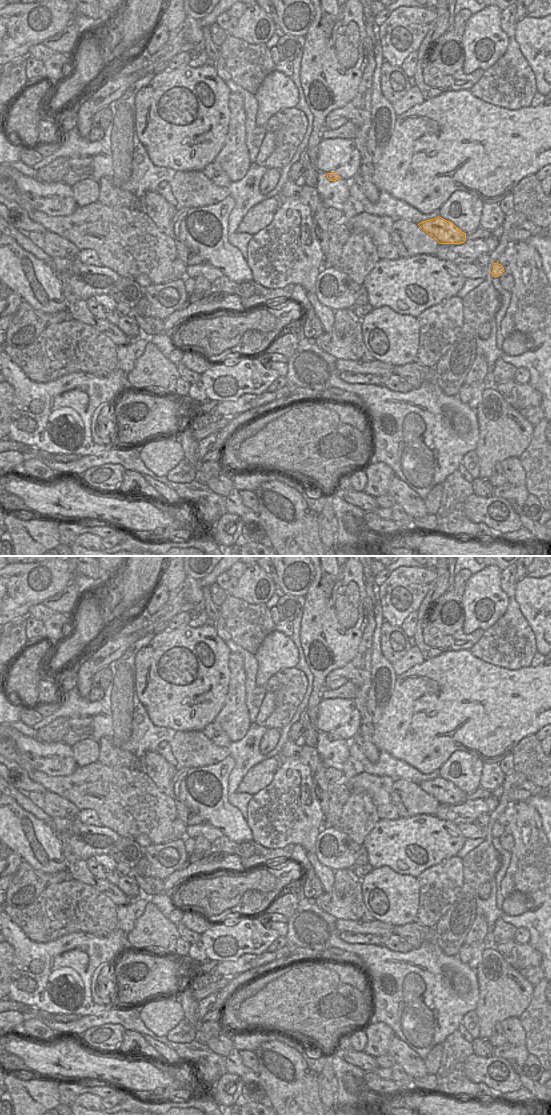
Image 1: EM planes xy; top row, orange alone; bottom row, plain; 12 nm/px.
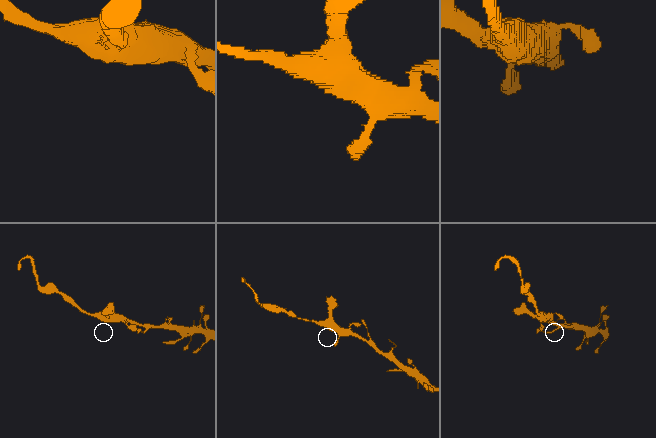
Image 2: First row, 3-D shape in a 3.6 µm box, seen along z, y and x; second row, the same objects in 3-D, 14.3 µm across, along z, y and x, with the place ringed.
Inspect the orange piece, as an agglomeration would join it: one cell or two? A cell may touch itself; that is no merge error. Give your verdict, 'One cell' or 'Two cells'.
One cell

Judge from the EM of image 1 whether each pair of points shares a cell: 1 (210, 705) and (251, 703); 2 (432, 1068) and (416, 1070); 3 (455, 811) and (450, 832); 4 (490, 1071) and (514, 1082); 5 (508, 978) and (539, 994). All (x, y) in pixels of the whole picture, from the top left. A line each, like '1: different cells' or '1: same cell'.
1: different cells
2: different cells
3: different cells
4: same cell
5: different cells

